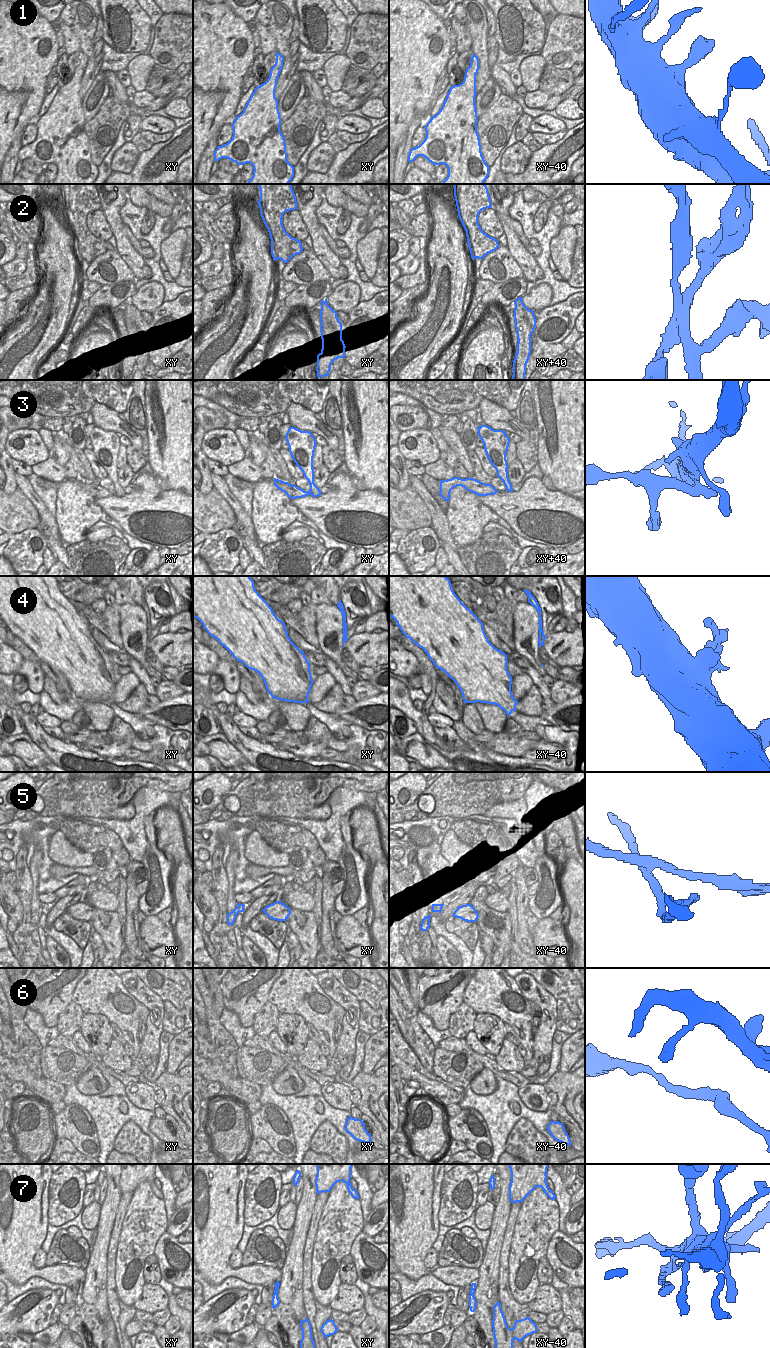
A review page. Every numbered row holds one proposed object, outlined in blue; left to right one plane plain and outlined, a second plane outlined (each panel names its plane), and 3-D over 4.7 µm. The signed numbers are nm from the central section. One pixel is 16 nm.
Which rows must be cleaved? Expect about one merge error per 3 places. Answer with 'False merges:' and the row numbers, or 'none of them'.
False merges: 2, 3, 5, 6

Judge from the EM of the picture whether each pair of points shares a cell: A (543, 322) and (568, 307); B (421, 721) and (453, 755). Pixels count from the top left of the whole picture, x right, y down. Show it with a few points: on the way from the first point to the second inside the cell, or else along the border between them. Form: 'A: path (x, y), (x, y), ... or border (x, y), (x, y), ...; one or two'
A: path (549, 317), (559, 316), (562, 313); one
B: path (426, 730), (444, 750); one

